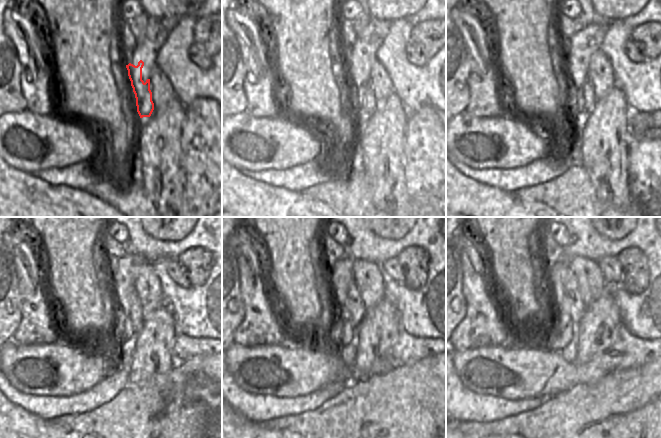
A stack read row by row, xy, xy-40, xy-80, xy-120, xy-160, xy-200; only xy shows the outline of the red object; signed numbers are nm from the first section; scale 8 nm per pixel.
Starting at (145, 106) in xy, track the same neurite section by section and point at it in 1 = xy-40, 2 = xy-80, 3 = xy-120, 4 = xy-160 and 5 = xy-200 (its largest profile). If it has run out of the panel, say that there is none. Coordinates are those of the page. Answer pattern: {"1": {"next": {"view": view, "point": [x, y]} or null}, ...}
{"1": {"next": {"view": "xy-40", "point": [363, 97]}}, "2": {"next": {"view": "xy-80", "point": [582, 99]}}, "3": {"next": {"view": "xy-120", "point": [130, 320]}}, "4": {"next": {"view": "xy-160", "point": [353, 309]}}, "5": {"next": {"view": "xy-200", "point": [562, 302]}}}

